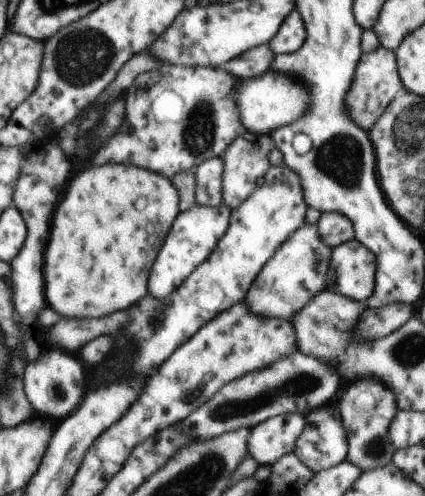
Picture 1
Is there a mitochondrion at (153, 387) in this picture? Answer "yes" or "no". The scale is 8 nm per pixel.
no

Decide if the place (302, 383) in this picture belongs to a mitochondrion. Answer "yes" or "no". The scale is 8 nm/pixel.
yes

